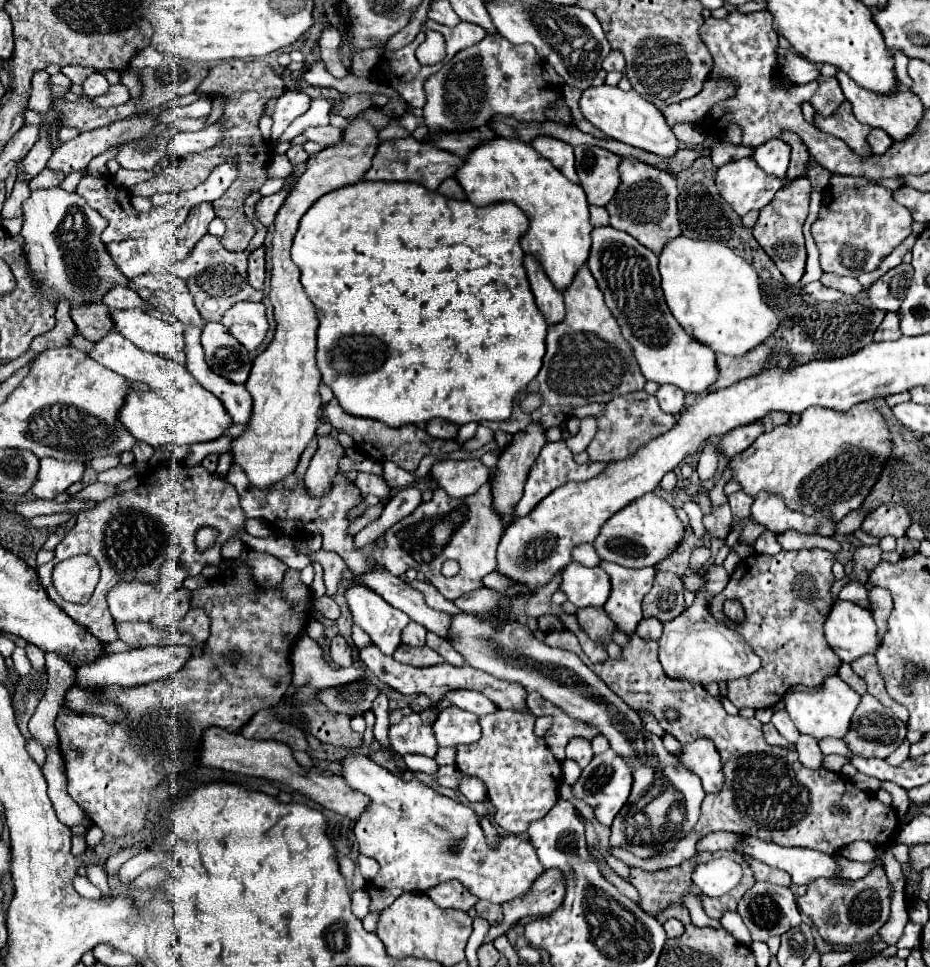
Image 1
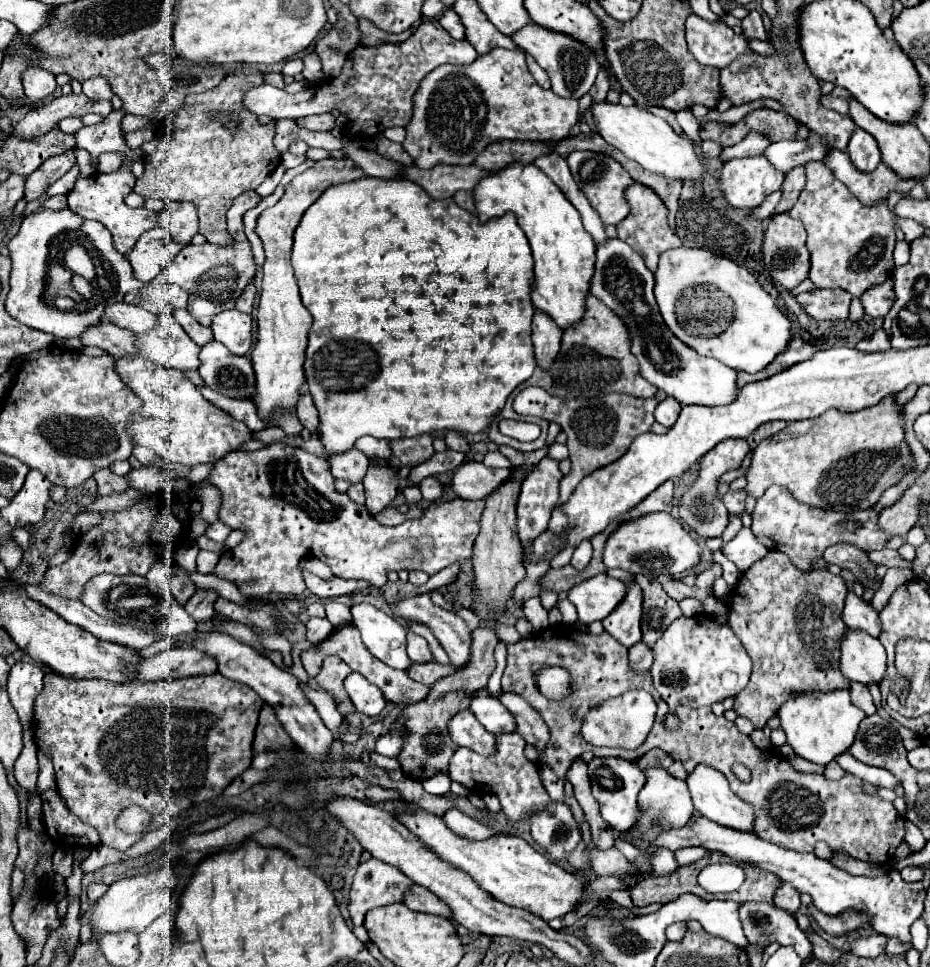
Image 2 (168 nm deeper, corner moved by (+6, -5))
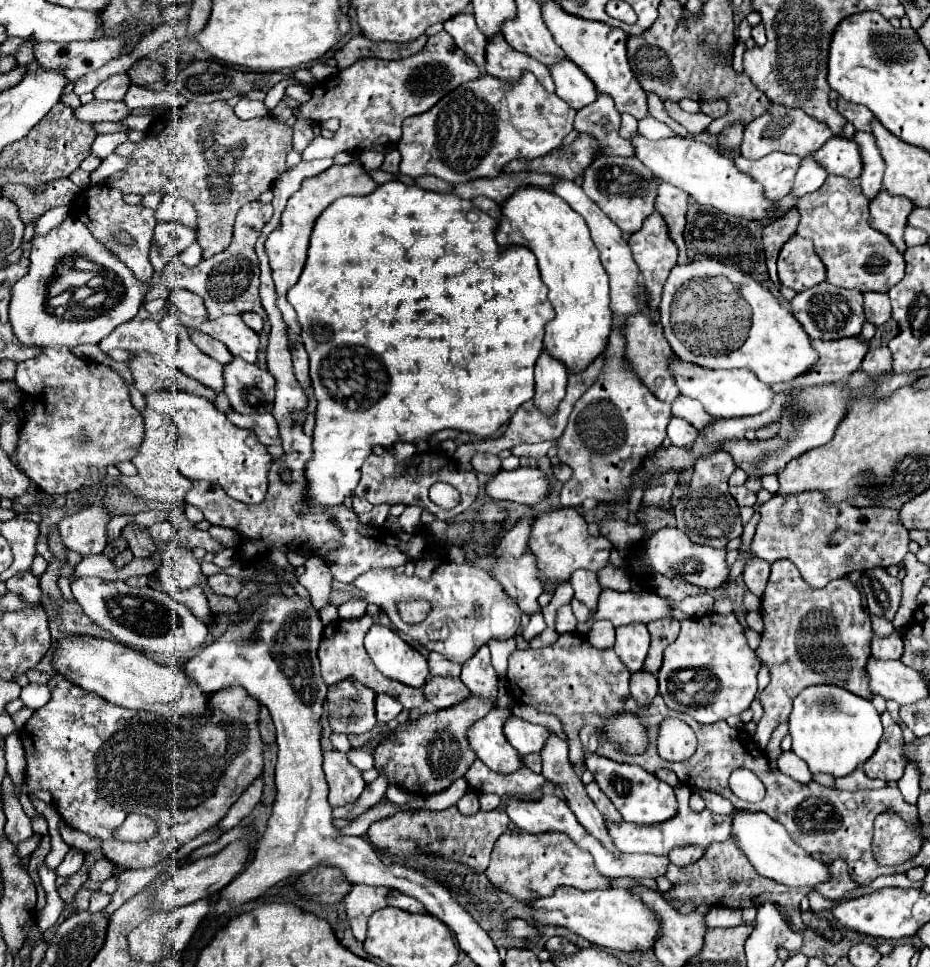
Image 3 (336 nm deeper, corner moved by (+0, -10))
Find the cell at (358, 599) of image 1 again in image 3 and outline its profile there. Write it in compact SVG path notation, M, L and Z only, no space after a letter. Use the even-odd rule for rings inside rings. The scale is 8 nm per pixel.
M375 623L369 629L365 635L365 649L375 667L389 679L421 687L429 677L427 659L385 625Z

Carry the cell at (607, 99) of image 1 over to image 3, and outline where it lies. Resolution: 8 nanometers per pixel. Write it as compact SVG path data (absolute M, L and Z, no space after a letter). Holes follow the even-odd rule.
M639 131L629 139L635 157L661 181L667 181L691 197L695 197L701 205L711 205L723 213L745 217L745 219L763 219L775 213L775 203L763 197L761 185L751 177L745 177L735 163L723 153L715 151L707 143L695 141L691 137L667 137L661 141L647 141Z

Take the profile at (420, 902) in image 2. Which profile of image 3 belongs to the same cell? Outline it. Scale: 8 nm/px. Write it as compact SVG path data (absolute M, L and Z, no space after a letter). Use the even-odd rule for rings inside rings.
M397 891L391 893L389 905L391 905L391 907L399 907L399 909L409 911L409 913L427 913L425 907L423 907L423 903L421 903L419 899L409 897L409 895L405 895L405 893L397 893Z

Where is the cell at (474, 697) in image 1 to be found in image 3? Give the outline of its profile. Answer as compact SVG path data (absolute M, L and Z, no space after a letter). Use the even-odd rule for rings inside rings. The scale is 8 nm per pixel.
M511 715L505 725L503 725L505 737L507 741L521 753L521 755L529 755L529 753L539 753L545 739L547 739L547 729L543 729L541 725L529 723L525 719L519 719L515 715Z

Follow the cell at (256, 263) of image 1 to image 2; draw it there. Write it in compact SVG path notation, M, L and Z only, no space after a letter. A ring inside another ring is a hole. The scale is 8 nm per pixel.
M251 284L251 286L247 286L247 290L241 294L241 298L237 300L237 310L239 312L245 312L245 314L251 314L251 310L253 310L253 300L255 300L255 286Z

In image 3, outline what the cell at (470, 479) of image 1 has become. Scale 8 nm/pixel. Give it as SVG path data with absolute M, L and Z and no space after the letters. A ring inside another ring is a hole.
M519 467L515 471L499 471L485 485L485 493L493 501L515 501L535 505L547 493L549 483L543 471Z

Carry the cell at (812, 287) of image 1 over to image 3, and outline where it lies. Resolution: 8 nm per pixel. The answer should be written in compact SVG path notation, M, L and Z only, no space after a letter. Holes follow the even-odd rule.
M819 283L807 291L801 291L791 301L793 315L801 321L803 329L811 339L841 339L855 337L861 333L861 325L865 321L863 315L863 295L855 289L839 289L829 283Z

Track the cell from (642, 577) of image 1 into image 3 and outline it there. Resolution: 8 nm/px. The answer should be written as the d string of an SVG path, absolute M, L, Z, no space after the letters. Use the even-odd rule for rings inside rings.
M645 623L617 627L615 653L619 653L619 659L623 659L623 663L631 673L643 667L647 649L649 649L649 631Z

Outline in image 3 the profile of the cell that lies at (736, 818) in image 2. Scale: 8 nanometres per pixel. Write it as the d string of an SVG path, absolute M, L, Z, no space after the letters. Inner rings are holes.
M735 809L731 813L731 837L735 839L737 847L747 855L751 865L763 875L771 877L779 883L791 885L791 887L813 887L815 883L827 881L827 865L815 861L813 857L807 857L807 853L791 841L783 825L767 817L767 813L753 813L747 809Z

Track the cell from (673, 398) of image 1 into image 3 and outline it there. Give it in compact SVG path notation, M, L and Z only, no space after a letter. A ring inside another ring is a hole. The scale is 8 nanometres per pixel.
M671 415L669 425L667 425L667 437L671 439L673 445L687 447L687 445L691 445L691 441L695 441L697 429L693 425L689 425L687 421L683 421L681 417Z

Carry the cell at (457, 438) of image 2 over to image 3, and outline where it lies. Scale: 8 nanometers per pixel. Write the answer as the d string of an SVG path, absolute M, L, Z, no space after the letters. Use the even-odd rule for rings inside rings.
M475 453L471 457L471 465L473 465L475 471L487 473L487 475L495 475L501 469L499 457L497 455L491 455L491 453Z

